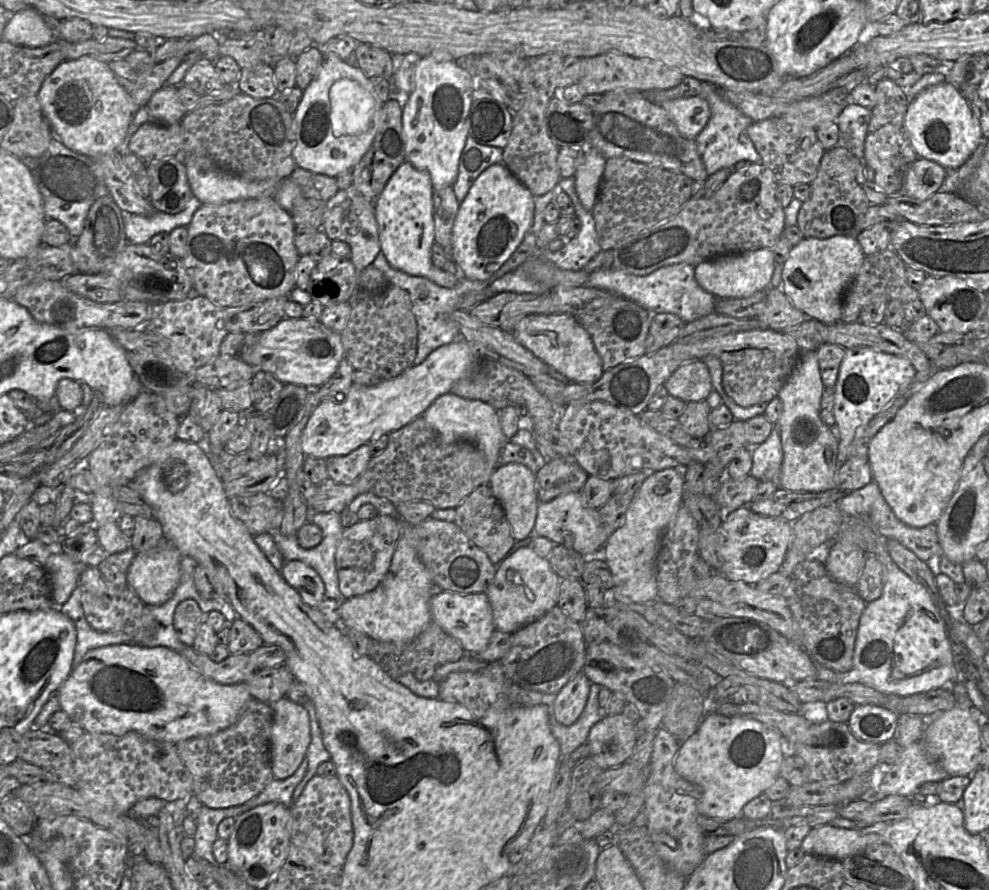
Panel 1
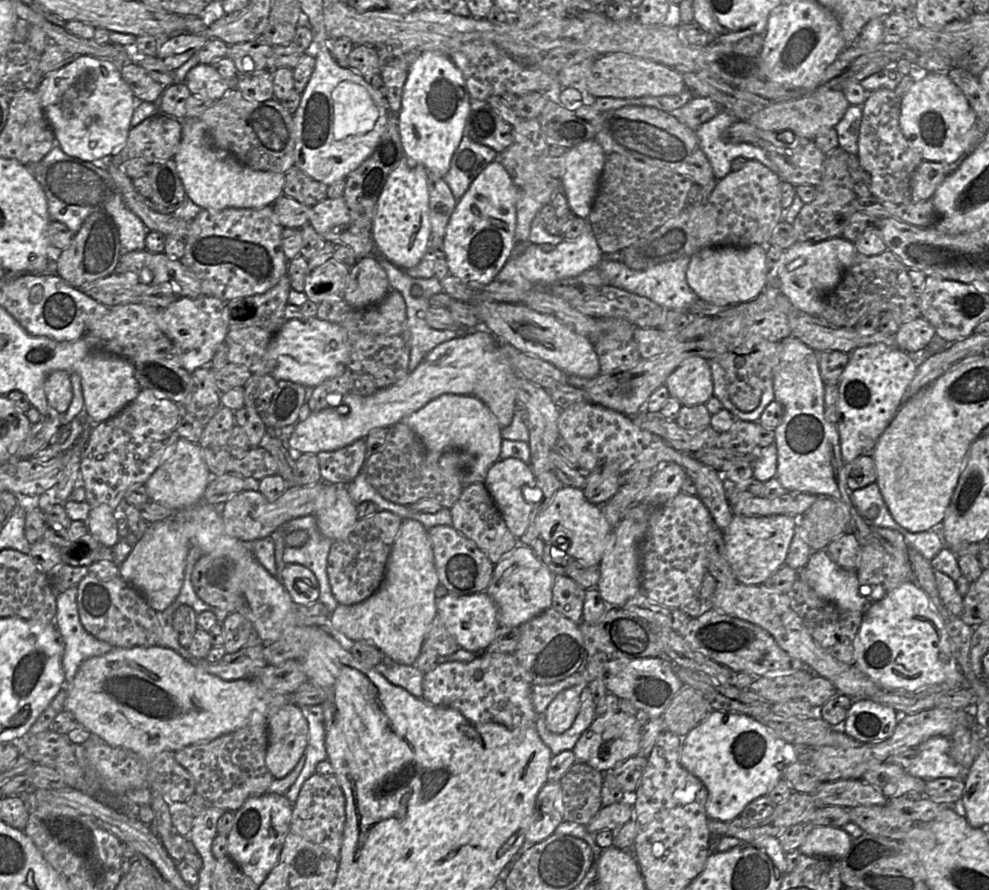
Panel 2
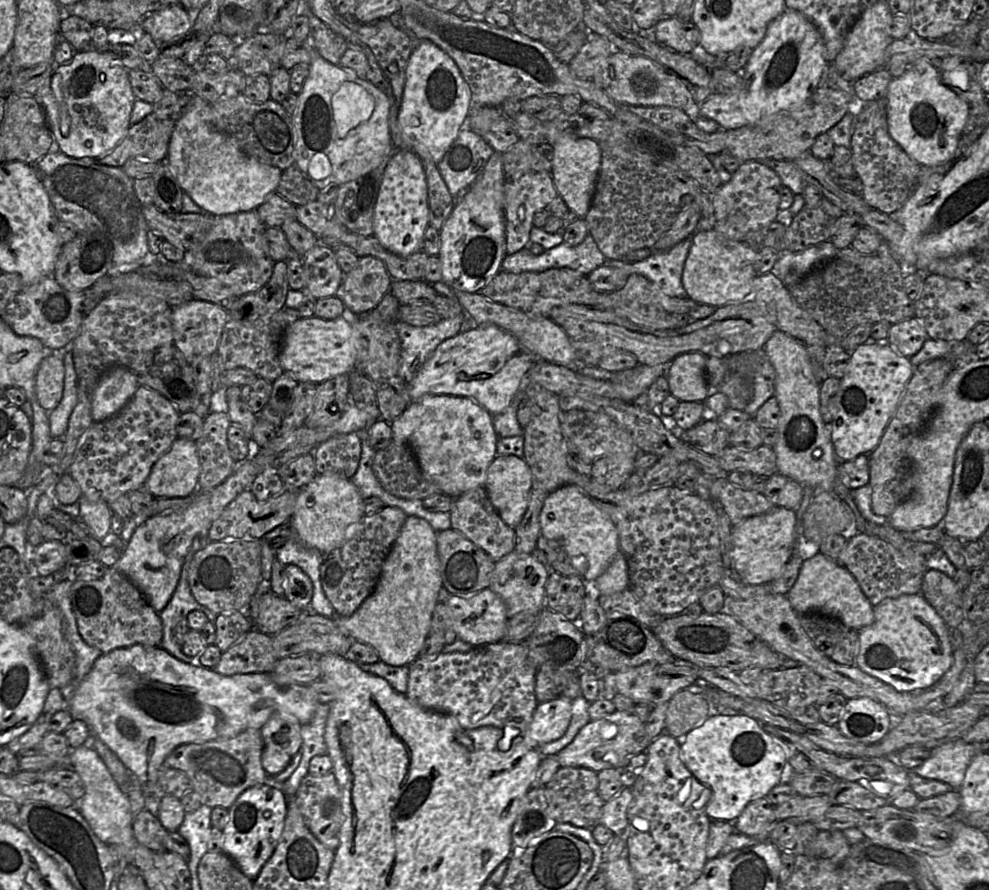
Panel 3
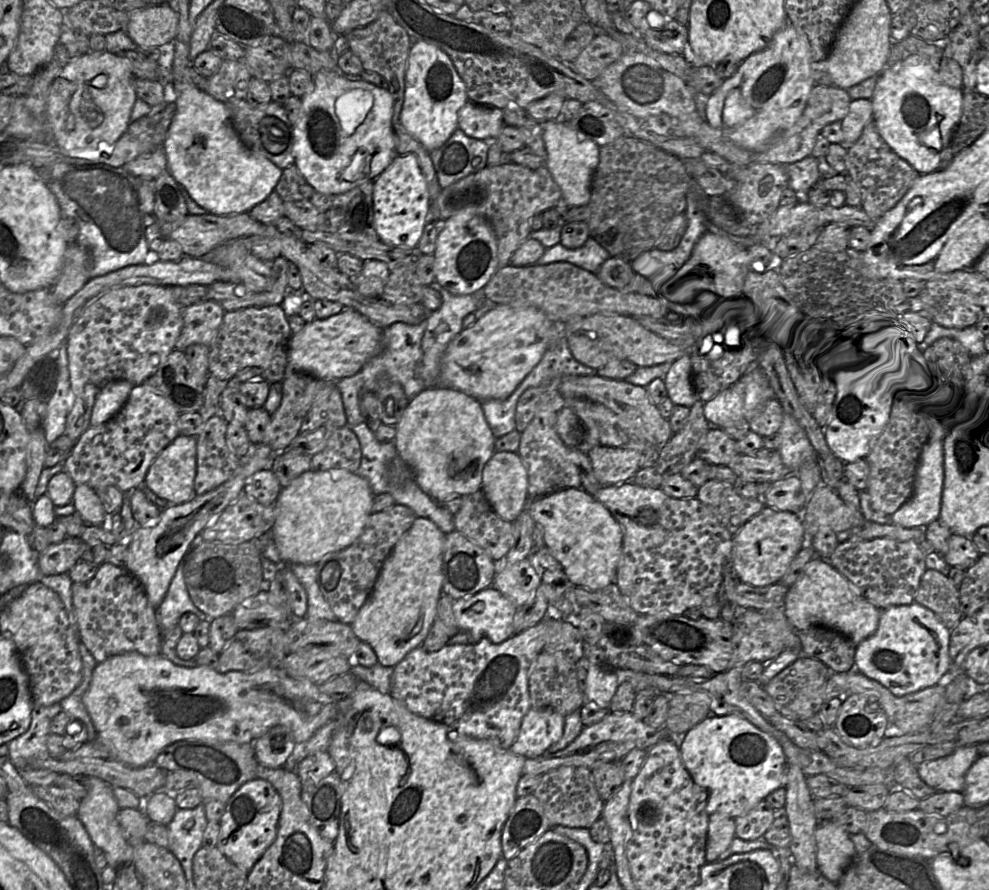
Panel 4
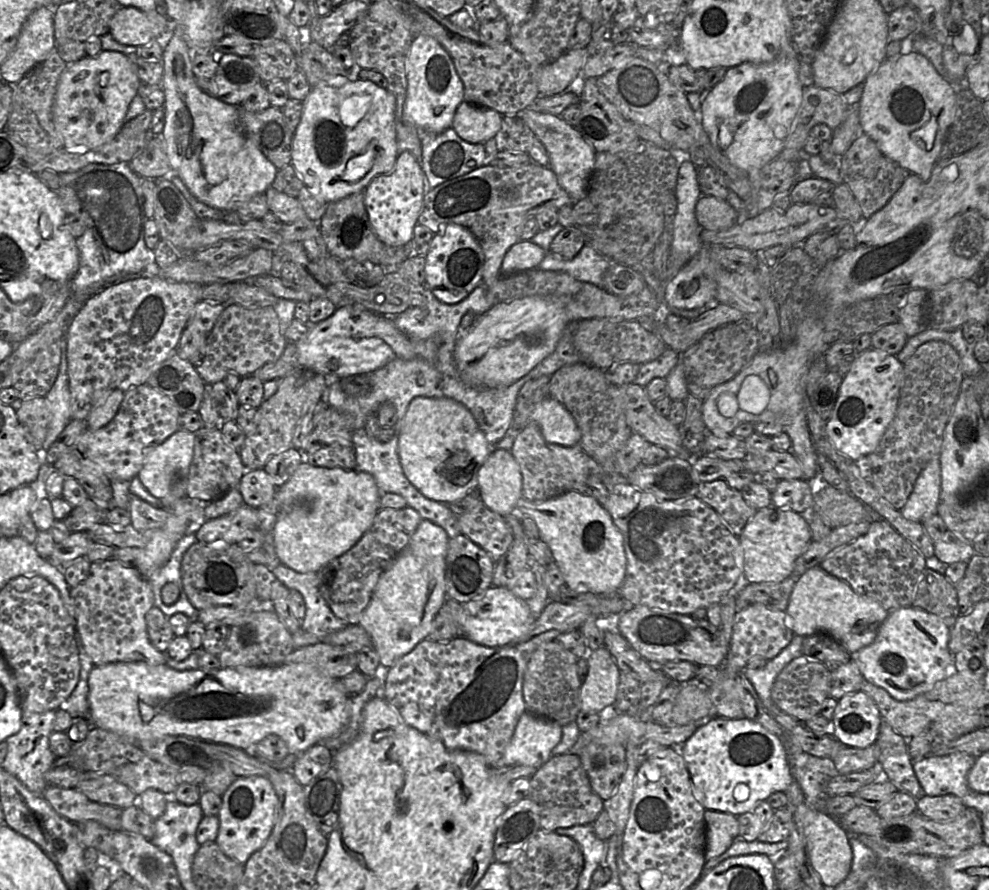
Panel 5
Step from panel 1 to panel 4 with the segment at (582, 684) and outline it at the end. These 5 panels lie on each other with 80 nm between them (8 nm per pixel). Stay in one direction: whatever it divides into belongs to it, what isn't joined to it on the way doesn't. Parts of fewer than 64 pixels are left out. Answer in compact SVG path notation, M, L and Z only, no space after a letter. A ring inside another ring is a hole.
M531 708L524 716L510 752L534 759L544 755L563 735L565 716L551 708Z

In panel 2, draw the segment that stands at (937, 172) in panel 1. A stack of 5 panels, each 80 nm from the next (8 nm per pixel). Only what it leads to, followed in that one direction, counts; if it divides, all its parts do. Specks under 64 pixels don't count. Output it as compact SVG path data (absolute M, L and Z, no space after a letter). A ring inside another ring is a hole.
M923 160L912 175L912 199L931 199L938 186L949 175L951 166L952 163L947 164Z

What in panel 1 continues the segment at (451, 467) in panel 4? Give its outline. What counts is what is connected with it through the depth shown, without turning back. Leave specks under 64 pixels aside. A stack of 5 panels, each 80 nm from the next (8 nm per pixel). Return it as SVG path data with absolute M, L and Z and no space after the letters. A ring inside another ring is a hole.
M451 392L439 396L421 415L439 434L446 444L467 441L475 444L490 461L492 467L499 465L500 454L506 437L501 429L499 412L488 403L481 400L470 400L459 397Z

